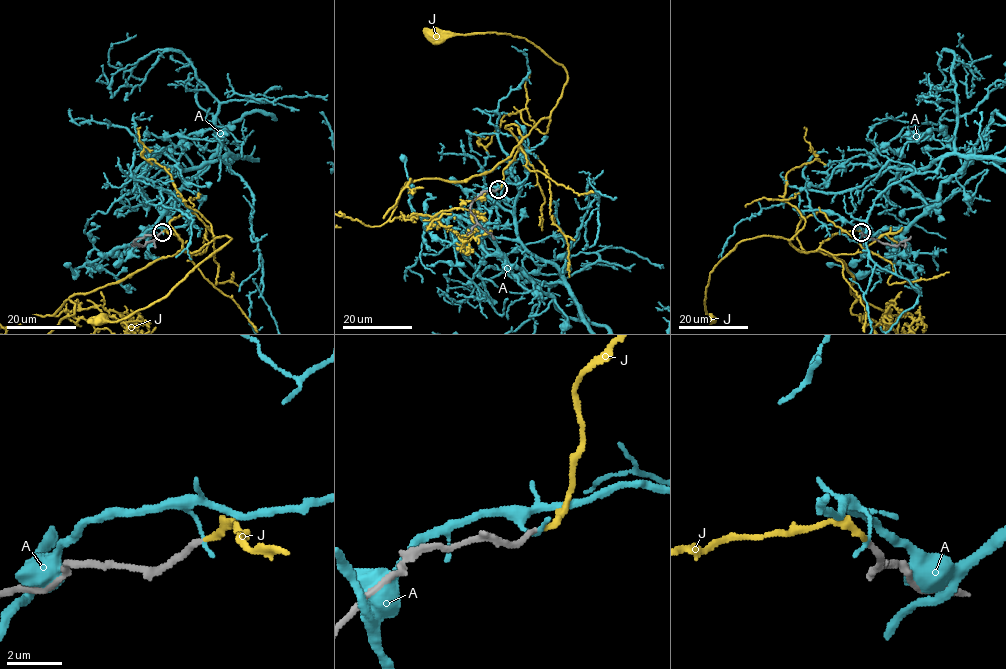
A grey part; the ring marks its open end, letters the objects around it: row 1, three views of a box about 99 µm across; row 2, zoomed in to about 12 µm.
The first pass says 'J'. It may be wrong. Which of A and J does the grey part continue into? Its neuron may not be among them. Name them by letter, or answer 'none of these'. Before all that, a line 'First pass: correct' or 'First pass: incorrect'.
First pass: correct
J

